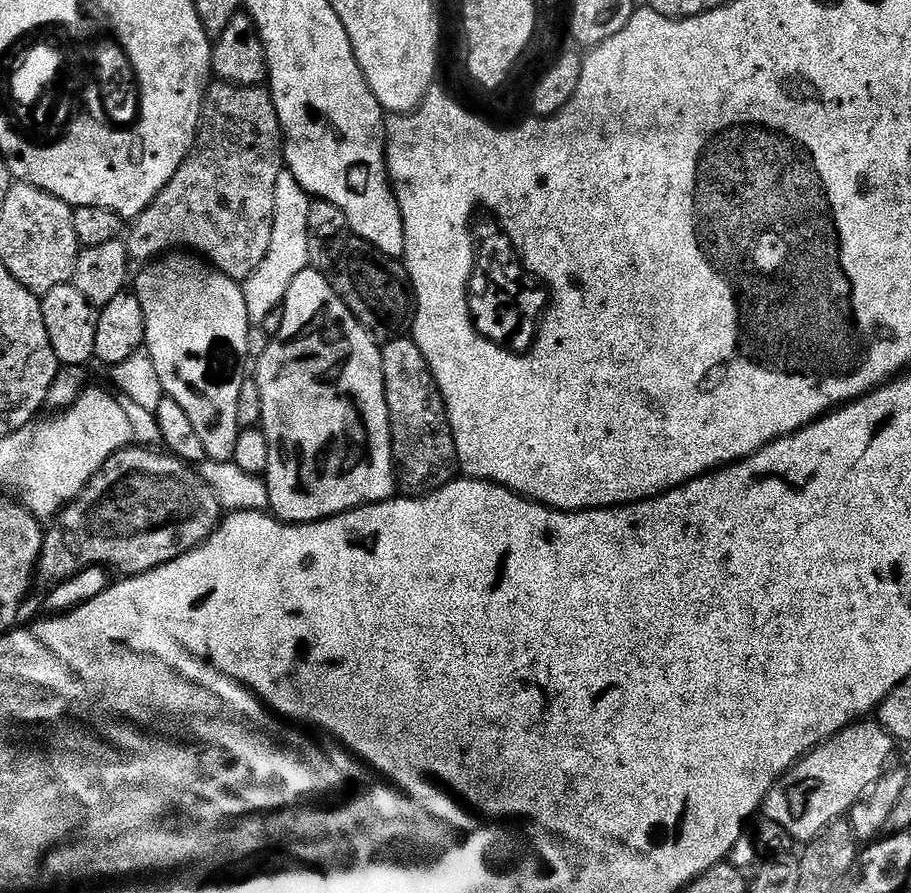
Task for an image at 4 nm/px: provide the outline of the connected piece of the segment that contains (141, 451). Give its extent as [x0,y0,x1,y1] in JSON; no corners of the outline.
[38,446,222,582]

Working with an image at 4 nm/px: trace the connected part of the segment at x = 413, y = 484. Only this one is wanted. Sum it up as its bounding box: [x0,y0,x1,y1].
[381,338,460,494]

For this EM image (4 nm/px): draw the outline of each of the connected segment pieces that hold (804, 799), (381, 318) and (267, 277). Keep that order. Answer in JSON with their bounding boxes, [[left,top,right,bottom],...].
[[762,718,894,842],[334,246,416,333],[242,170,312,323]]

